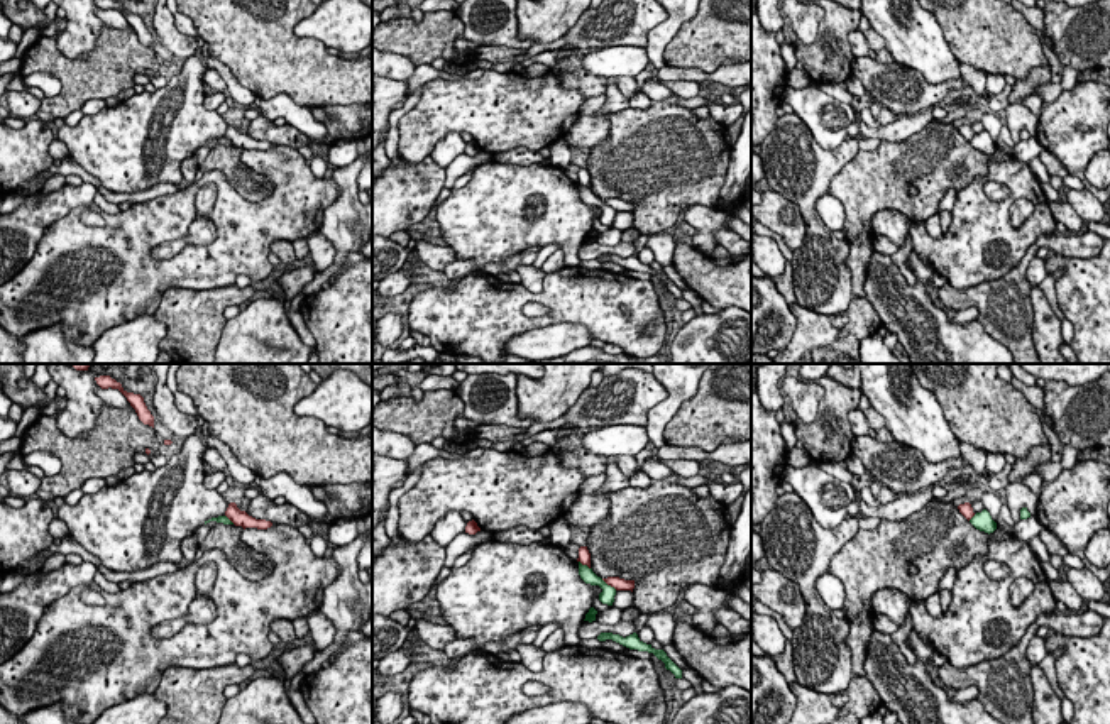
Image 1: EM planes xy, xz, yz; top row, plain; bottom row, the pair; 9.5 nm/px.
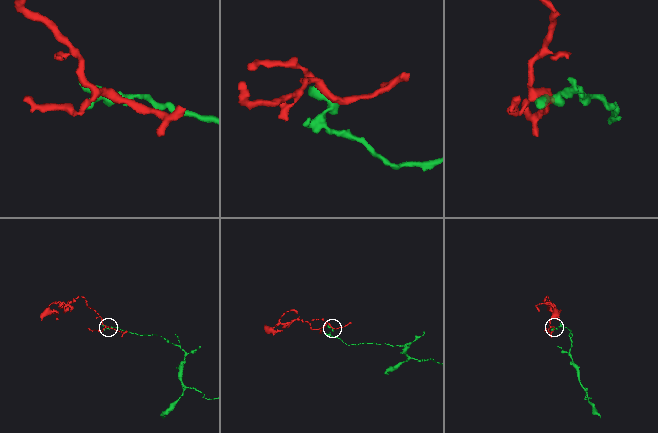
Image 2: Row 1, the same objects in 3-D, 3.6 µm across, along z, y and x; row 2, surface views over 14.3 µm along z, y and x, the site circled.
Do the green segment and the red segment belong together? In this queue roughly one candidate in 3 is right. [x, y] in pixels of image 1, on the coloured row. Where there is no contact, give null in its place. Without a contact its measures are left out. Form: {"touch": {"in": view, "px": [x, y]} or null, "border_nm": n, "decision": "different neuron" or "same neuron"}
{"touch": {"in": "xz", "px": [609, 586]}, "border_nm": 190, "decision": "different neuron"}

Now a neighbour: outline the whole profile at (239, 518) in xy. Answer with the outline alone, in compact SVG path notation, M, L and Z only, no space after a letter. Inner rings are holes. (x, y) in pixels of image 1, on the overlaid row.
M230 502L230 504L228 504L228 507L227 507L227 511L225 511L225 516L227 516L235 526L242 526L244 529L245 529L245 528L267 529L267 528L272 526L271 521L256 519L256 518L249 516L245 511L240 511L235 502Z

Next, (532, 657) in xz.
M519 643L516 646L516 650L521 656L519 663L523 666L526 666L531 672L541 672L543 670L545 651L540 646Z

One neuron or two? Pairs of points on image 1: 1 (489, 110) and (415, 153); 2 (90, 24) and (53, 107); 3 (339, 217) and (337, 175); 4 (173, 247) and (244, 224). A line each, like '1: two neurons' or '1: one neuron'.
1: one neuron
2: two neurons
3: one neuron
4: two neurons

